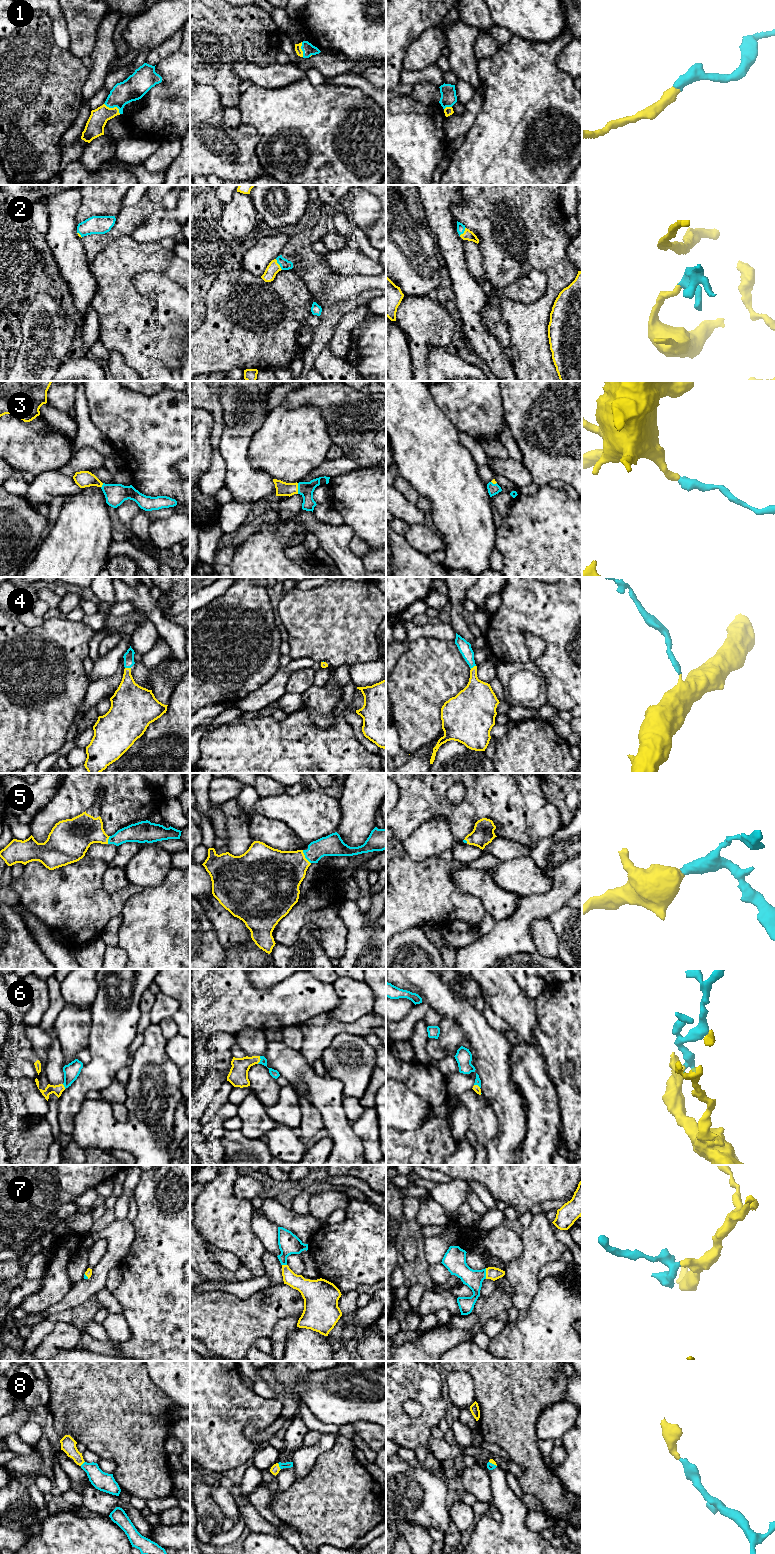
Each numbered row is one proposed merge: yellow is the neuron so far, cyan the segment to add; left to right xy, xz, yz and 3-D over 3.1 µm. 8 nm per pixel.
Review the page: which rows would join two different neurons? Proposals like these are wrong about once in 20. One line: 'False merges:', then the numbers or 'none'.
False merges: none

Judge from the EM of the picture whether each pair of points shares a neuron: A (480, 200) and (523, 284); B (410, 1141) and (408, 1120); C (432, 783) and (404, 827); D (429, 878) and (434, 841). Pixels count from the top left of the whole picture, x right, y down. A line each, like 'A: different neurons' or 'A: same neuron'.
A: different neurons
B: different neurons
C: same neuron
D: different neurons

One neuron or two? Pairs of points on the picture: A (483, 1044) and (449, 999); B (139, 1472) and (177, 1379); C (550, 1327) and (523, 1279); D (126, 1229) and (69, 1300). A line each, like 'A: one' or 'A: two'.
A: one
B: two
C: two
D: one

